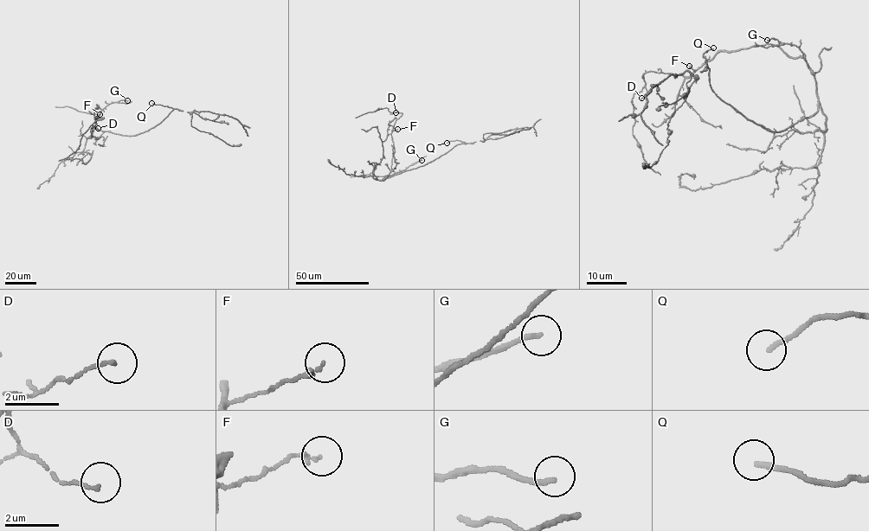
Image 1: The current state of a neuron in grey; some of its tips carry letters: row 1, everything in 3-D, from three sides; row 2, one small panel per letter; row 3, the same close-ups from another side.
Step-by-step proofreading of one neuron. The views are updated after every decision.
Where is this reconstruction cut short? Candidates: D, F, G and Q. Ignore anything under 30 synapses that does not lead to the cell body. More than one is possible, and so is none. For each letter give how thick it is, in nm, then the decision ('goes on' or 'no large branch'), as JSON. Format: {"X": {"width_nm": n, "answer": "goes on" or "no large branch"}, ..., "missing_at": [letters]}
{"D": {"width_nm": 120, "answer": "no large branch"}, "F": {"width_nm": 180, "answer": "no large branch"}, "G": {"width_nm": 170, "answer": "no large branch"}, "Q": {"width_nm": 170, "answer": "no large branch"}, "missing_at": []}

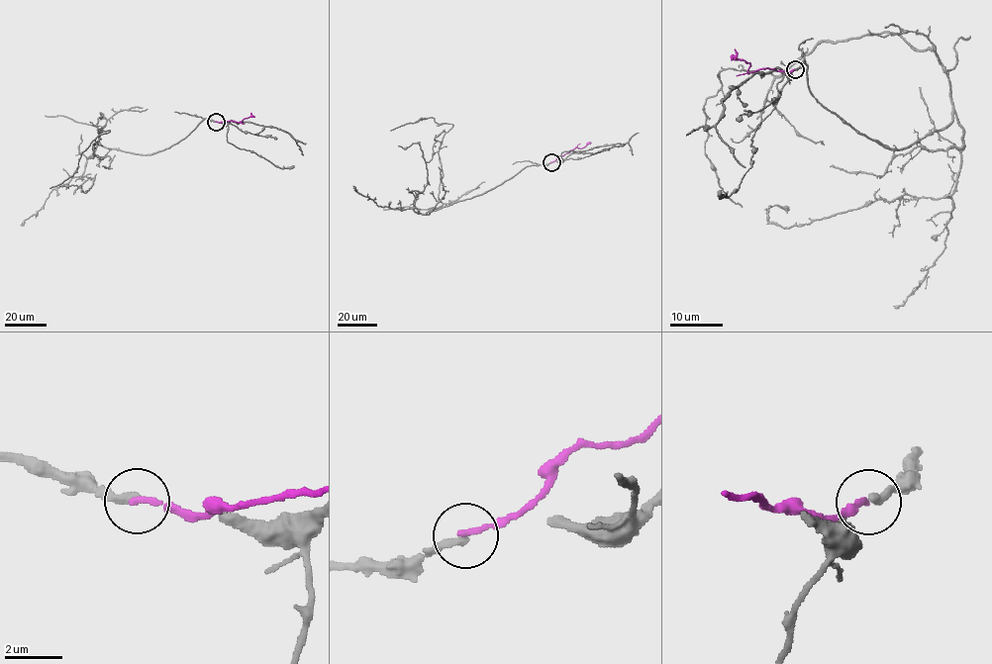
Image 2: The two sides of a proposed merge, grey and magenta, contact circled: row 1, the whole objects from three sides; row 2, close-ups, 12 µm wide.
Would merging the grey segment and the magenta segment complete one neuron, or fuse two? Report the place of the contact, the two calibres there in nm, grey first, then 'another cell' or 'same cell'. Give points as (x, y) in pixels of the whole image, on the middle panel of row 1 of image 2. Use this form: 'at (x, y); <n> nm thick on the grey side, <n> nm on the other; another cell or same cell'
at (551, 162); 280 nm thick on the grey side, 220 nm on the other; another cell

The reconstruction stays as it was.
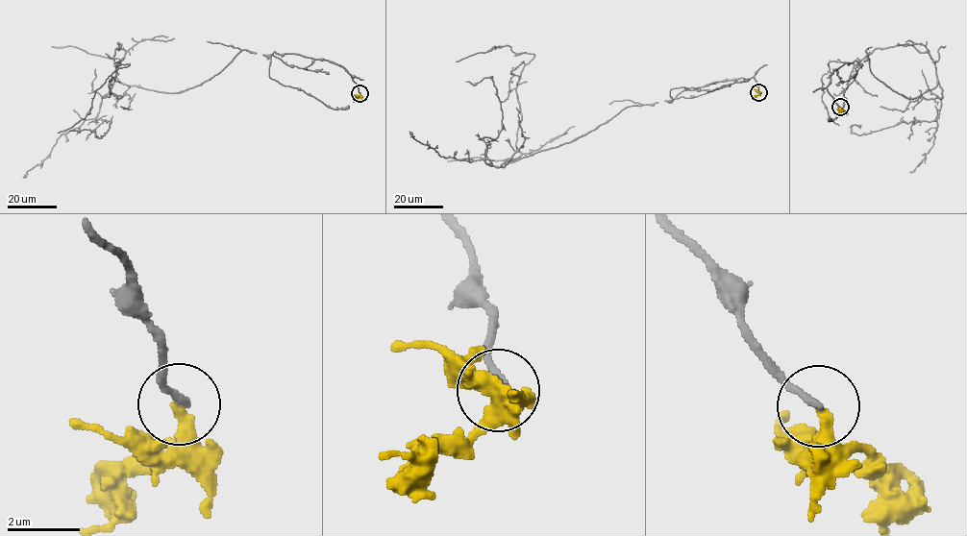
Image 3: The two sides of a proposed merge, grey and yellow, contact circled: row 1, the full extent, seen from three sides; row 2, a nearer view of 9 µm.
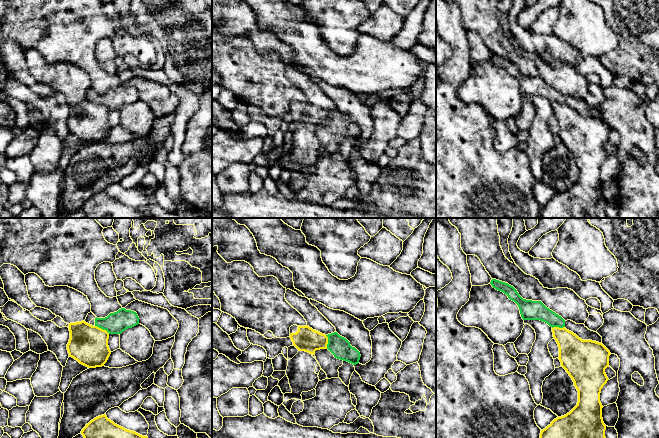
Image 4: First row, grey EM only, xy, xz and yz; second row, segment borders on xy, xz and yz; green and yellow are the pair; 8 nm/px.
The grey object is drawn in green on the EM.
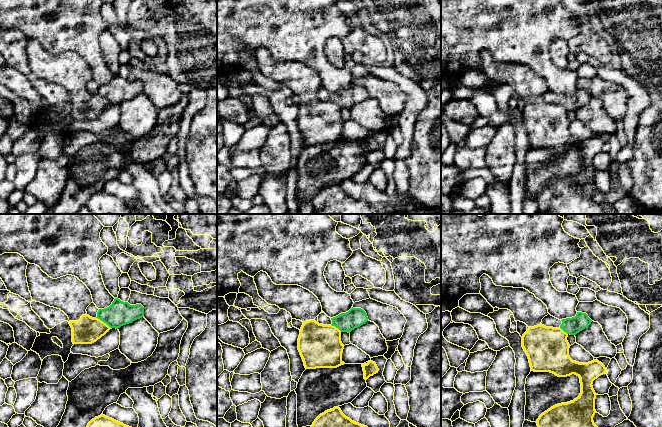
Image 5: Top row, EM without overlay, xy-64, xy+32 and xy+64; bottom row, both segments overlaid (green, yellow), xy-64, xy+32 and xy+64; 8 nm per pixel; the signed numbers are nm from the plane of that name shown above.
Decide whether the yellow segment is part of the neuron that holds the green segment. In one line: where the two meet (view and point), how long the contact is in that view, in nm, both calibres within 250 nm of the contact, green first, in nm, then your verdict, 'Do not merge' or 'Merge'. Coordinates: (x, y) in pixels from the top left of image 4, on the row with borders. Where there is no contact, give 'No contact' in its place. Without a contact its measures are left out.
Touches green at xy (102, 328). Shared border 140 nm. Thickness 180 nm (green) against 320 nm. Do not merge

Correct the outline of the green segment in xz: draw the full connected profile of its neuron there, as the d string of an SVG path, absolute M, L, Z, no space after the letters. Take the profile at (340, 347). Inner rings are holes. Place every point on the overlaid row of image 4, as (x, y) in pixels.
M337 332L326 335L328 344L326 349L315 351L315 357L327 378L339 378L338 369L347 361L353 365L359 363L360 352L350 345L350 342Z

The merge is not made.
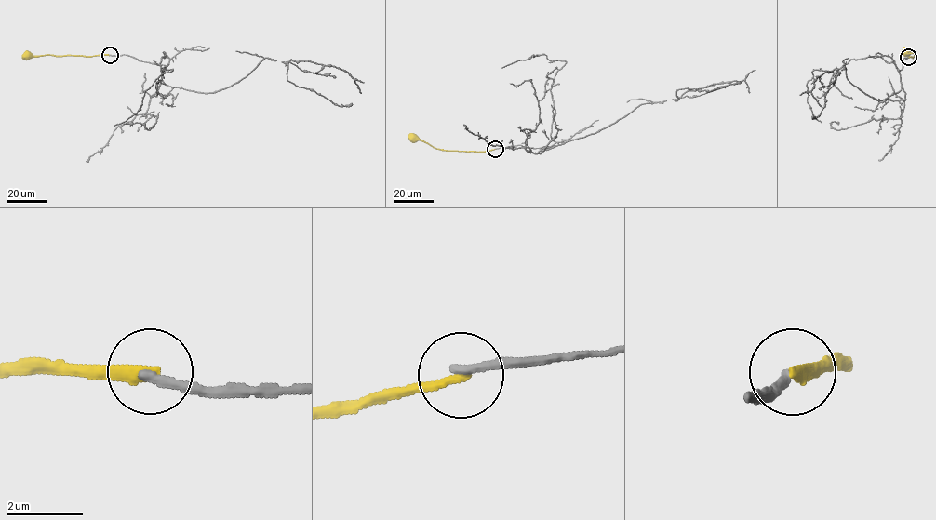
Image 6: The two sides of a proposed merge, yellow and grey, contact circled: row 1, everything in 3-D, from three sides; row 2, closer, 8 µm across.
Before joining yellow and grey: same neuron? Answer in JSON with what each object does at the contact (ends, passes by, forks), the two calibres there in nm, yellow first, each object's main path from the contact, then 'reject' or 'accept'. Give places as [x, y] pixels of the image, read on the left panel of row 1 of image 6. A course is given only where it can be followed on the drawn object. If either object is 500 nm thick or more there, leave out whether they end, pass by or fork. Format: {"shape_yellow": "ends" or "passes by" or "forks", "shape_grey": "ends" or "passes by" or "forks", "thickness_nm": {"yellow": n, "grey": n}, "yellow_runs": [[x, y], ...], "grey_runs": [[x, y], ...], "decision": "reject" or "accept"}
{"shape_yellow": "ends", "shape_grey": "ends", "thickness_nm": {"yellow": 280, "grey": 280}, "yellow_runs": [[110, 54], [27, 55]], "grey_runs": [[110, 55], [163, 64], [165, 84], [203, 92], [231, 86], [265, 58], [308, 60], [345, 70], [361, 93]], "decision": "reject"}

